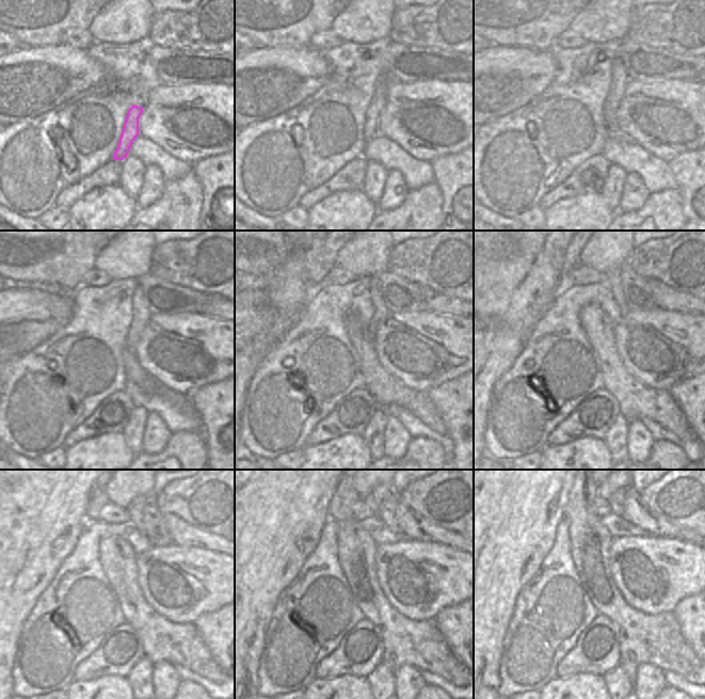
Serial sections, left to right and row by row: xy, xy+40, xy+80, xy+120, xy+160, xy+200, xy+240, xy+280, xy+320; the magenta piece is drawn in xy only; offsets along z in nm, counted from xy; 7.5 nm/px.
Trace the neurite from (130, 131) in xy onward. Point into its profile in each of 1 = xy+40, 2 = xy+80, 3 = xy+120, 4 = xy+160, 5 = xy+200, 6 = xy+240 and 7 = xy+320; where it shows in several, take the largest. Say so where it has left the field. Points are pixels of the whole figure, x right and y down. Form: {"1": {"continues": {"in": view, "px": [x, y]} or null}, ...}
{"1": {"continues": {"in": "xy+40", "px": [372, 114]}}, "2": {"continues": {"in": "xy+80", "px": [620, 78]}}, "3": {"continues": {"in": "xy+120", "px": [141, 315]}}, "4": {"continues": {"in": "xy+160", "px": [381, 312]}}, "5": {"continues": {"in": "xy+200", "px": [613, 276]}}, "6": {"continues": {"in": "xy+240", "px": [135, 508]}}, "7": {"continues": {"in": "xy+320", "px": [604, 491]}}}

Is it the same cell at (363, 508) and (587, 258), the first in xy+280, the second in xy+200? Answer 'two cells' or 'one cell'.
two cells

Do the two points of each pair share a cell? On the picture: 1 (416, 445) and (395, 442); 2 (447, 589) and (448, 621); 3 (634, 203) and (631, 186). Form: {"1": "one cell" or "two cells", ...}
{"1": "two cells", "2": "two cells", "3": "one cell"}

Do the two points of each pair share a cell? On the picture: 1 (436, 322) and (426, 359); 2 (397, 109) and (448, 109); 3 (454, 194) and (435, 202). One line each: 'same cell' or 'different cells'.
1: same cell
2: same cell
3: different cells

